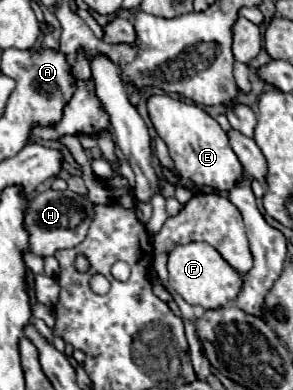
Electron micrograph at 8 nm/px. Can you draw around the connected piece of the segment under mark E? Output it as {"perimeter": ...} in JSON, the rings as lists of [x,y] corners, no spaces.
{"perimeter":[[[151,95],[147,99],[147,111],[149,117],[159,133],[159,137],[167,143],[169,153],[175,161],[175,169],[191,179],[197,185],[207,185],[213,189],[231,189],[237,179],[243,175],[241,161],[229,147],[227,133],[221,129],[221,125],[199,105],[175,99],[171,95]]]}

